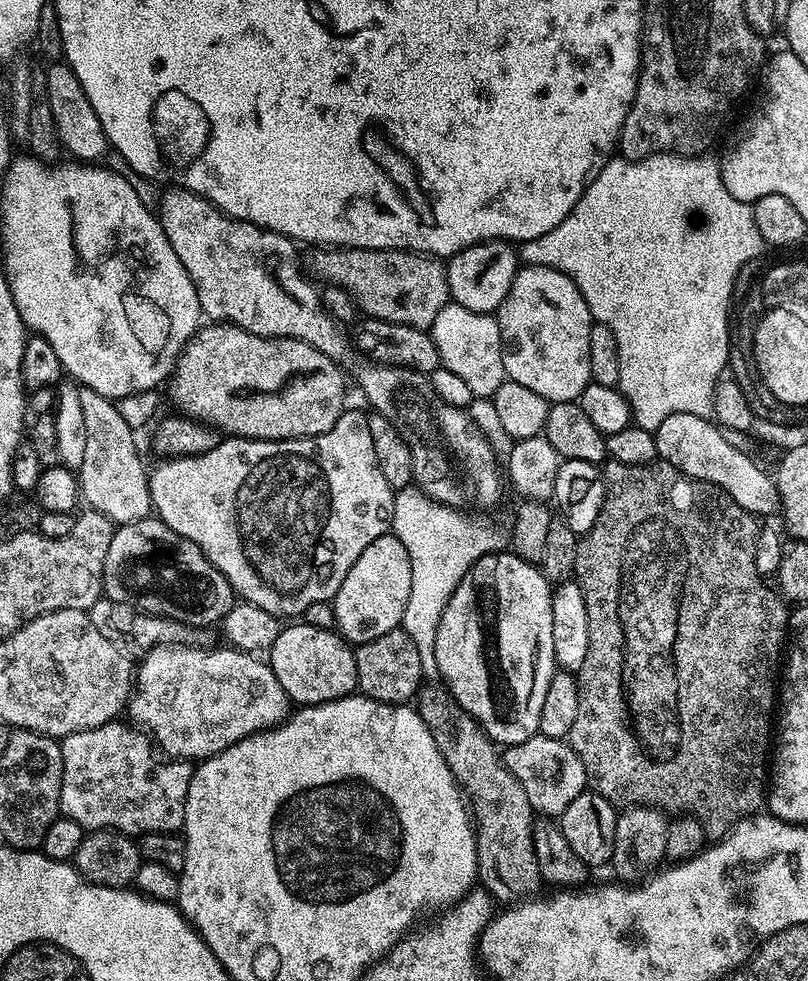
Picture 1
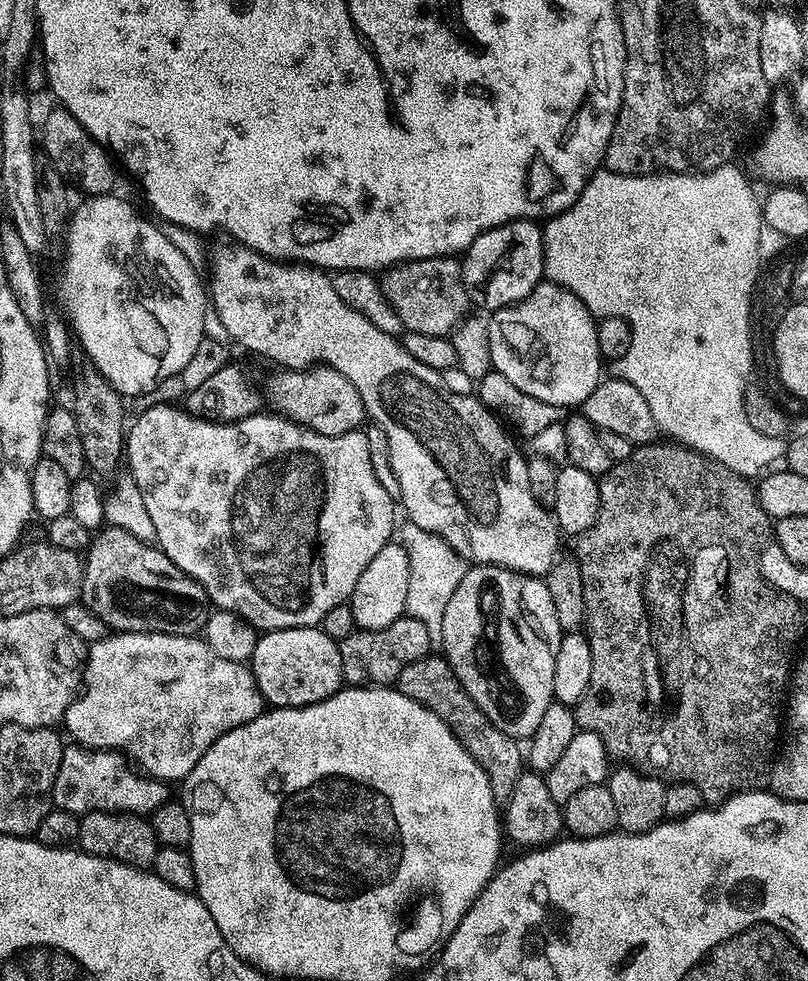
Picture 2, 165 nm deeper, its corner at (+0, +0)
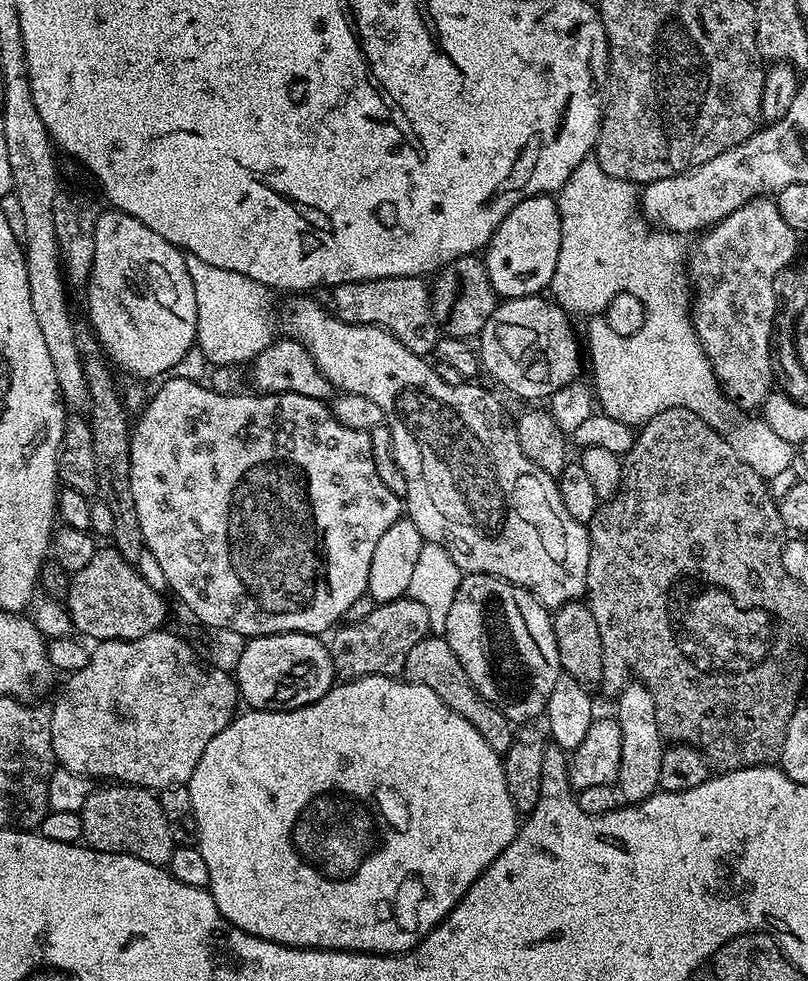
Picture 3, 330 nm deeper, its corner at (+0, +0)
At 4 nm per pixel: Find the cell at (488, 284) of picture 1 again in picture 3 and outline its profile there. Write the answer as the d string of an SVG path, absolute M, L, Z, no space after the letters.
M545 194L518 202L518 206L514 206L514 210L502 218L482 252L484 269L497 297L513 300L541 295L552 283L561 246L562 222L555 199Z

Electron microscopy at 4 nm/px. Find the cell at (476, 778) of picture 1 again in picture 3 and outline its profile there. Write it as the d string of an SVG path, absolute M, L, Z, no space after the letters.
M443 635L424 636L422 642L418 642L414 650L410 650L402 676L412 684L430 686L430 690L434 690L434 694L438 694L438 698L442 698L442 702L446 702L446 706L454 710L454 714L462 714L462 718L466 718L466 722L470 722L470 726L474 726L474 730L478 730L478 734L486 738L490 750L503 754L512 745L513 721L507 720L493 704L482 698L482 694L478 694L478 690L474 690L474 682L470 682L466 670L462 670L462 662L458 662L458 654L450 650Z

